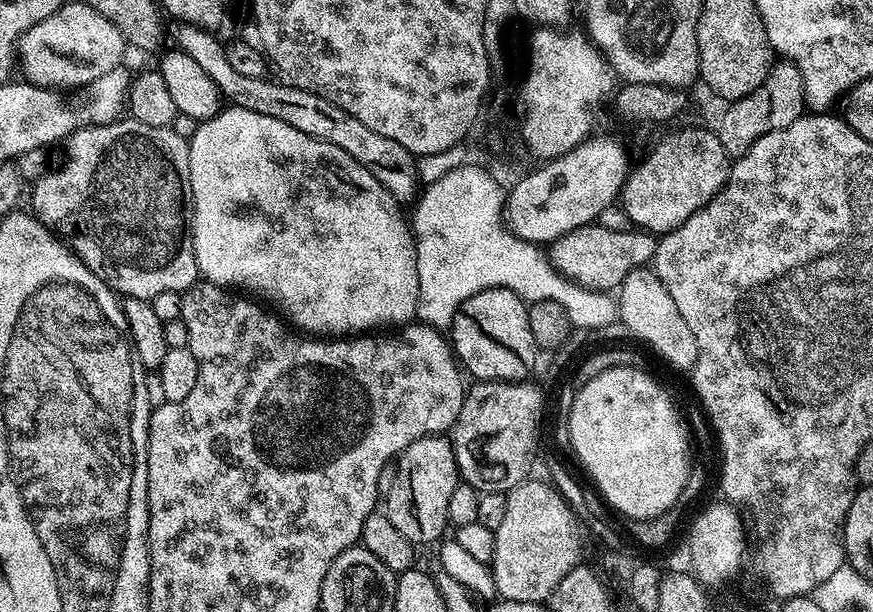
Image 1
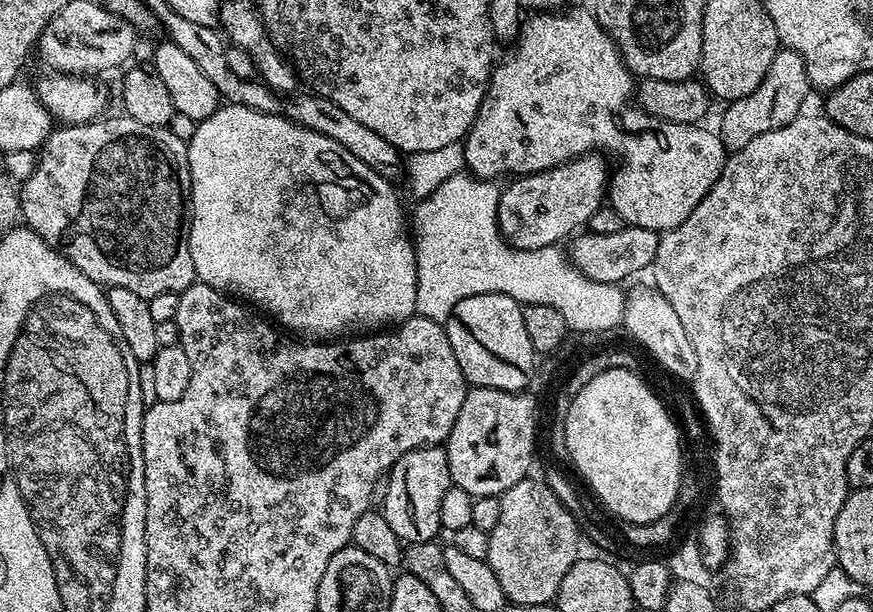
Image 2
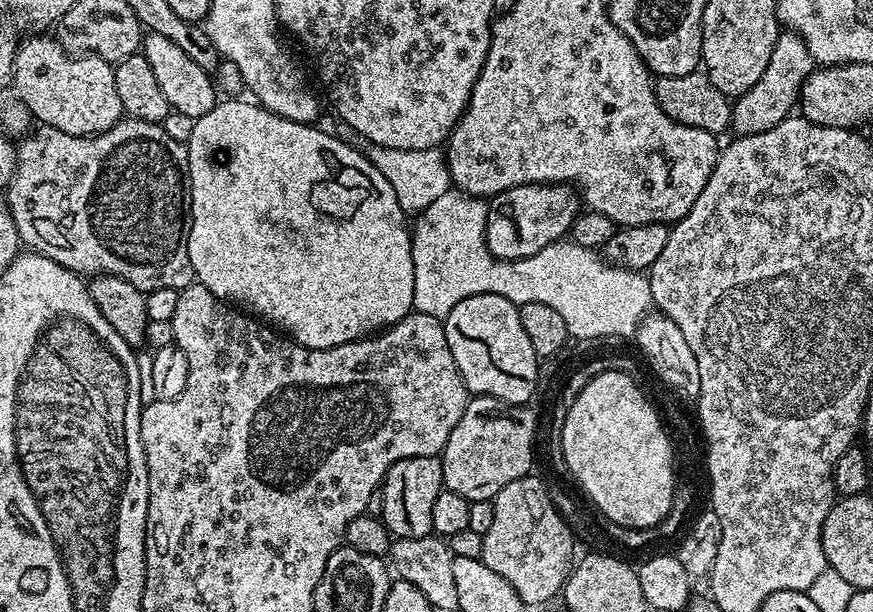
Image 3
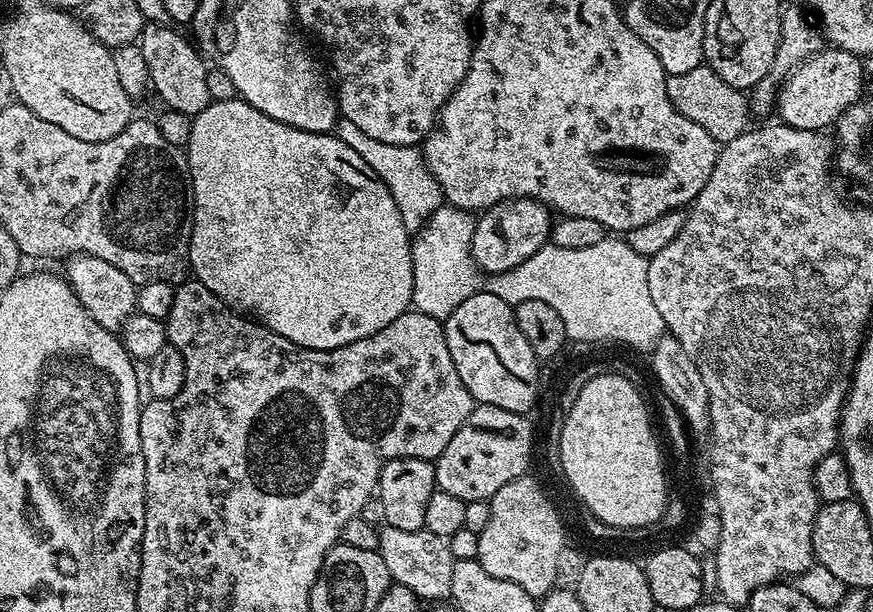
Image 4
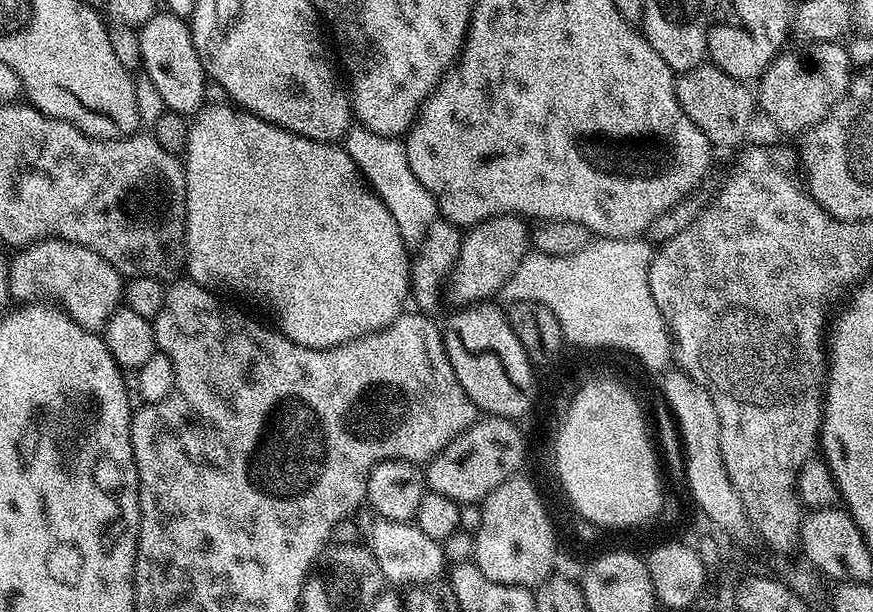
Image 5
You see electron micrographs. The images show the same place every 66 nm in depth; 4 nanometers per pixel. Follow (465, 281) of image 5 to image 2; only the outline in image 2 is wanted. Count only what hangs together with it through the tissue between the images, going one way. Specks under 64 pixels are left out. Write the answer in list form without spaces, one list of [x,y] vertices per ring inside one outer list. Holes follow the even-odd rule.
[[[595,151],[586,152],[545,172],[515,177],[513,184],[501,191],[496,211],[504,239],[517,248],[551,248],[579,233],[606,200],[610,164],[608,168],[600,156]]]

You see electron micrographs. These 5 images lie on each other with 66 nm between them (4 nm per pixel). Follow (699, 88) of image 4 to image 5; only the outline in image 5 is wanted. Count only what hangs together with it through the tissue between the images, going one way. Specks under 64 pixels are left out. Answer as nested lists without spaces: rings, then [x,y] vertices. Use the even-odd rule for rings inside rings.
[[[701,62],[688,72],[676,76],[676,97],[690,122],[706,134],[706,138],[717,149],[739,149],[745,143],[752,128],[752,115],[758,112],[758,100],[747,83],[730,78],[715,64]],[[741,143],[741,144],[740,144]],[[740,144],[740,145],[739,145]]]

